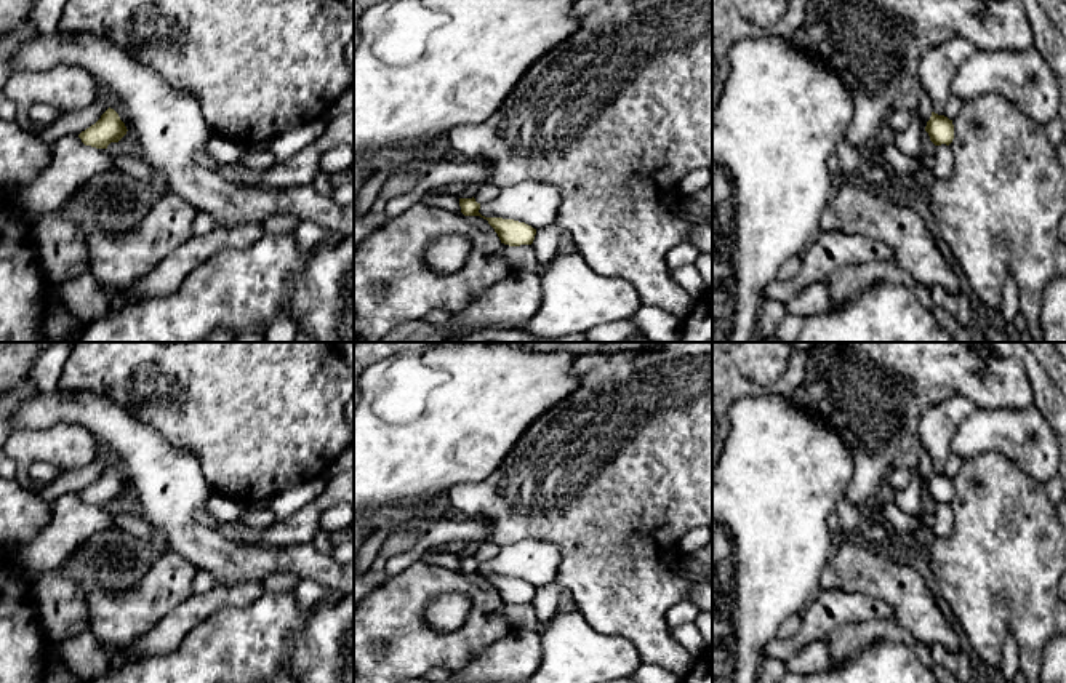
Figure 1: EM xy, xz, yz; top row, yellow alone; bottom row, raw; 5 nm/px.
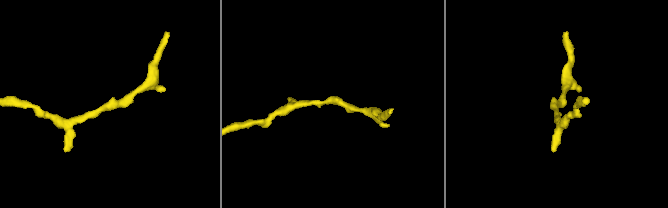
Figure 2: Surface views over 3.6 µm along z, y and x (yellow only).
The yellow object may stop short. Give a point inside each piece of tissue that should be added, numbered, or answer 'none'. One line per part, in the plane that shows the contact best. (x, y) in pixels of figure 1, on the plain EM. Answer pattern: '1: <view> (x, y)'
none

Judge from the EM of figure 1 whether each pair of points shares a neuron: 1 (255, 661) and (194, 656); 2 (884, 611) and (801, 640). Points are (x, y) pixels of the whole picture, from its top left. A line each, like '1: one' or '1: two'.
1: one
2: one

